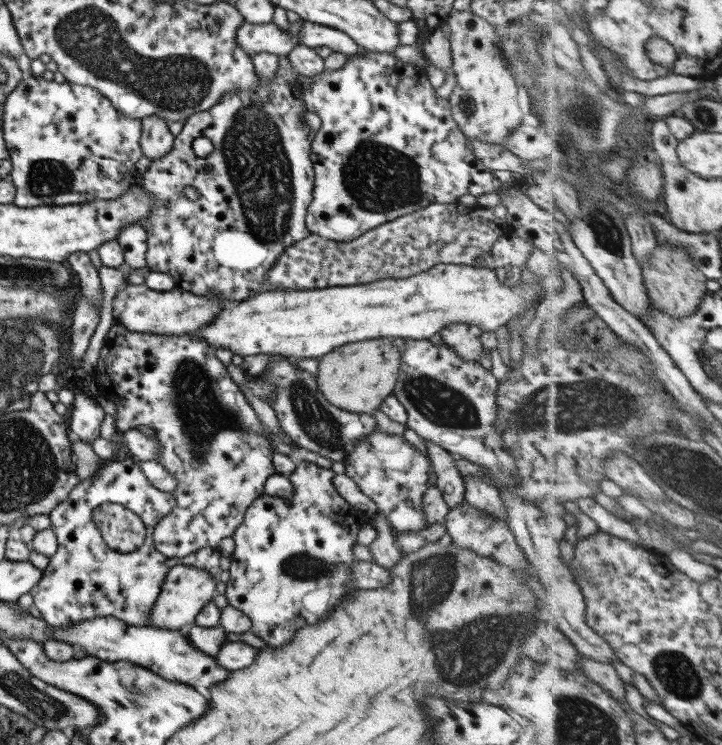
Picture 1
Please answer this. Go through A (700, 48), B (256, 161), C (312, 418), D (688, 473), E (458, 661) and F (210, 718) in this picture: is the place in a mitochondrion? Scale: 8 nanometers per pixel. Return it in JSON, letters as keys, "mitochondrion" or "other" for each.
{"A":"other","B":"mitochondrion","C":"mitochondrion","D":"mitochondrion","E":"mitochondrion","F":"other"}

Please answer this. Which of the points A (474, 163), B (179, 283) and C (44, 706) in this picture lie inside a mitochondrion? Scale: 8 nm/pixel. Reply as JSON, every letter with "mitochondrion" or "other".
{"A":"other","B":"other","C":"mitochondrion"}

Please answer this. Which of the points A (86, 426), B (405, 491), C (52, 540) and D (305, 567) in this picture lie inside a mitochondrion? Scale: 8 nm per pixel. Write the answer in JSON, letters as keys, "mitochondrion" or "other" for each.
{"A":"other","B":"other","C":"other","D":"mitochondrion"}

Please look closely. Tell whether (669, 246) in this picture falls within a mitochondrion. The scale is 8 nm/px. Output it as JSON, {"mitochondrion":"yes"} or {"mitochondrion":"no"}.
{"mitochondrion":"no"}

